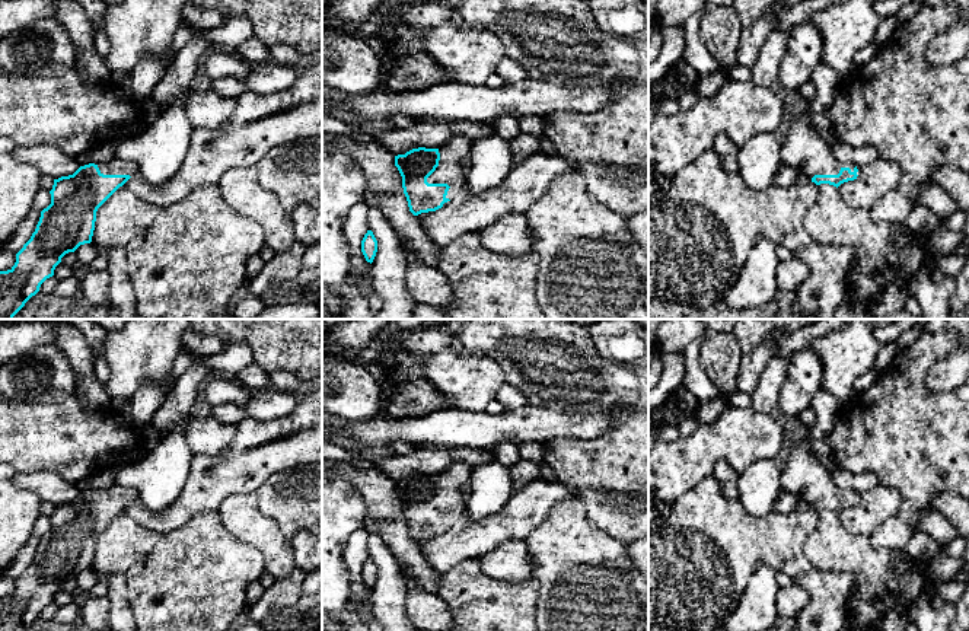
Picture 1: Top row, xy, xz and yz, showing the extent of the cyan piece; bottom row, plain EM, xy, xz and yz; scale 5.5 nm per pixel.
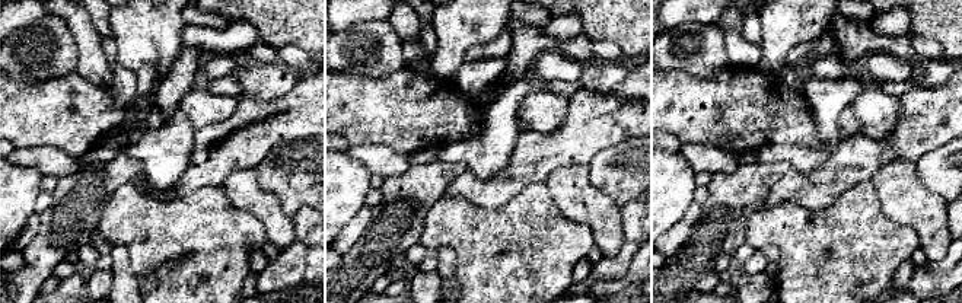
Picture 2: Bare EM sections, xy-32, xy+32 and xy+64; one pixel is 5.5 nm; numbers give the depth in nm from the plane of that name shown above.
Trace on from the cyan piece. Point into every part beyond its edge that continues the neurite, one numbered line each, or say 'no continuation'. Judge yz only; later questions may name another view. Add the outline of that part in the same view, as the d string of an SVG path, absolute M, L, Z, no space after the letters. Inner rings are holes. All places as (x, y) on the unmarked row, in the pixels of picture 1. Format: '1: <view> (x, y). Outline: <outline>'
1: yz (805, 475). Outline: M809 430L793 447L785 469L781 474L781 488L809 503L838 501L842 494L854 498L855 491L836 487L822 459L810 450Z

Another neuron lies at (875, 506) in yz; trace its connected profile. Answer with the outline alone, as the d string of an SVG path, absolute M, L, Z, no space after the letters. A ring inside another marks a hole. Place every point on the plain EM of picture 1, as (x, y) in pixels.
M877 485L863 494L854 507L838 513L844 528L852 535L871 536L874 529L892 516L901 514L901 495L892 487Z

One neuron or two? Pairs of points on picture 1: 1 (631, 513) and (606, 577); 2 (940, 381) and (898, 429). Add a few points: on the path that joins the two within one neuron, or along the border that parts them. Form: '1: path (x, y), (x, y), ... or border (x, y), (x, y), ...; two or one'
1: border (592, 523), (627, 547); two
2: border (943, 359), (927, 373), (926, 386), (931, 392); two

